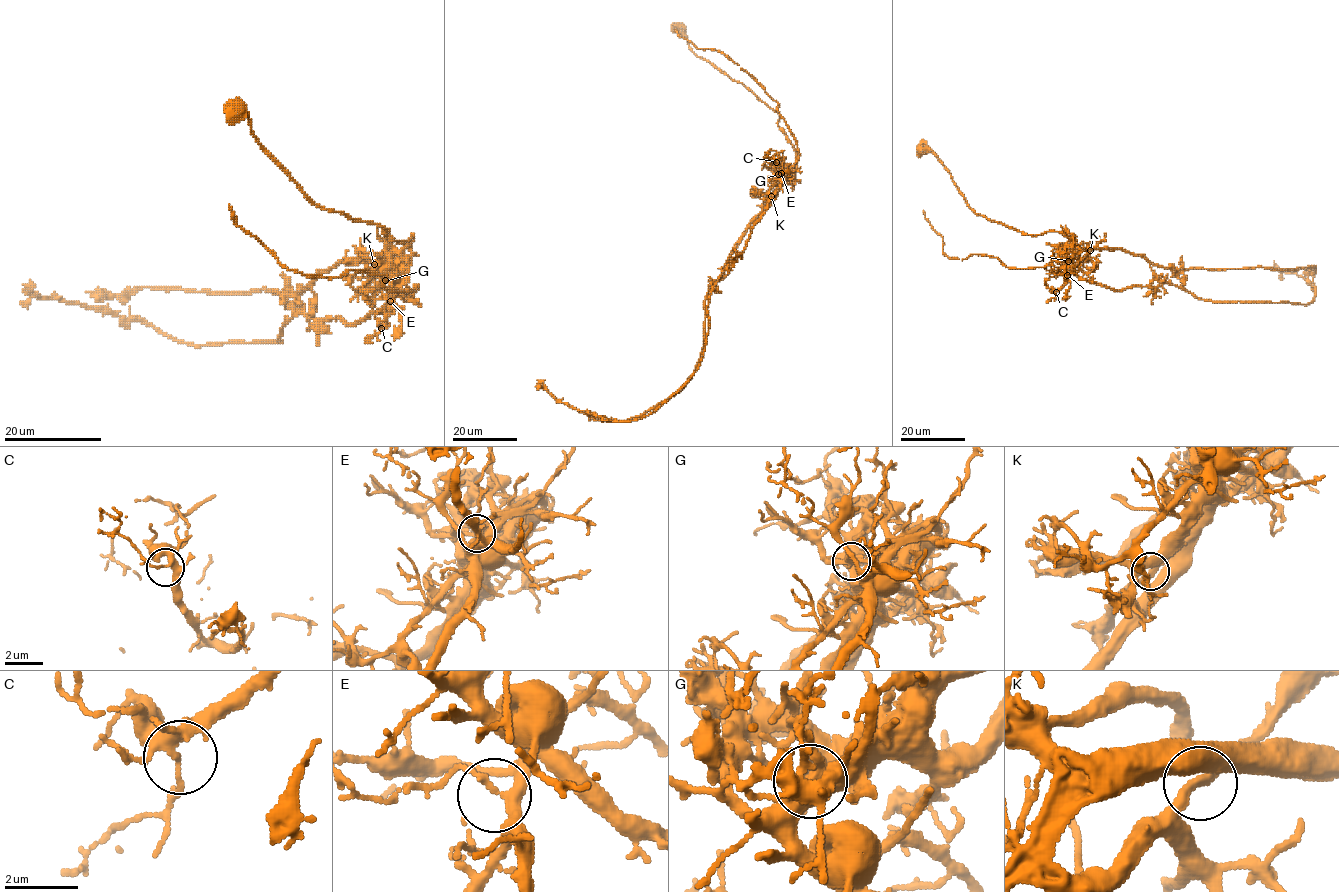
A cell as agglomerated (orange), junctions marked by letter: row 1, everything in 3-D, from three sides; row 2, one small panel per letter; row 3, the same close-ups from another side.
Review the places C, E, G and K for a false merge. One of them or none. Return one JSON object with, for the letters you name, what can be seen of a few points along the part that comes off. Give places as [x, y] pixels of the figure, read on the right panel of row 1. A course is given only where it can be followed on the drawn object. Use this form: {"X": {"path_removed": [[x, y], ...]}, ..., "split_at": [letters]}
{"G": {"path_removed": [[1067, 261], [1079, 276], [1109, 288], [1171, 284], [1214, 301], [1310, 303], [1315, 288], [1274, 261]]}, "split_at": ["G"]}

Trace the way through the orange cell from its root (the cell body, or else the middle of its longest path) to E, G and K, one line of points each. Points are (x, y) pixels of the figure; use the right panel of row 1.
E: (923, 147), (936, 156), (978, 215), (1030, 235), (1062, 232), (1076, 250), (1067, 264), (1067, 275)
G: (923, 147), (936, 156), (966, 204), (978, 215), (1030, 235), (1062, 232), (1076, 250), (1067, 261)
K: (923, 147), (936, 156), (966, 204), (978, 215), (1030, 235), (1062, 232), (1077, 247), (1090, 250)

